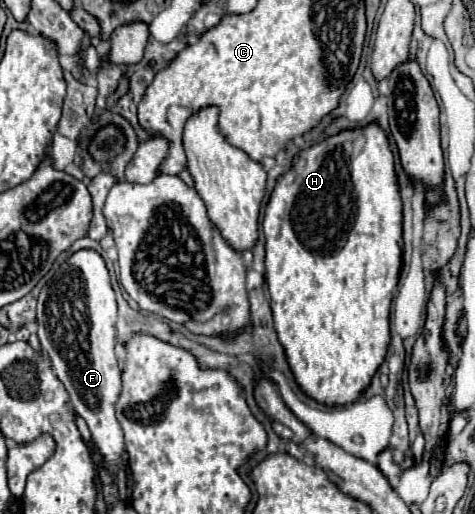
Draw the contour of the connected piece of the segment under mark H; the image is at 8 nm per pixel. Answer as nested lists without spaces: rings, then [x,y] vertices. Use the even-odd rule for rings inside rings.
[[[367,125],[363,129],[355,131],[343,131],[335,137],[325,139],[319,145],[313,145],[311,149],[301,151],[295,157],[293,167],[279,177],[275,191],[267,203],[265,209],[265,219],[263,219],[263,233],[265,233],[265,249],[267,249],[267,259],[265,259],[265,279],[267,279],[267,289],[271,295],[271,309],[273,309],[273,321],[275,321],[275,331],[277,339],[285,349],[287,363],[291,367],[291,373],[299,385],[299,389],[311,397],[313,401],[327,405],[327,407],[339,407],[347,405],[359,399],[359,395],[369,387],[373,375],[381,367],[387,355],[389,347],[389,307],[391,299],[397,289],[399,281],[399,269],[401,269],[401,195],[399,195],[399,185],[397,185],[397,175],[393,167],[393,153],[389,149],[387,135],[381,131],[379,125]]]

